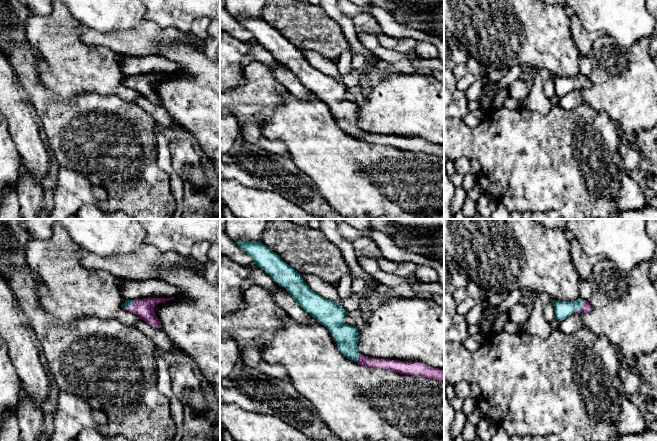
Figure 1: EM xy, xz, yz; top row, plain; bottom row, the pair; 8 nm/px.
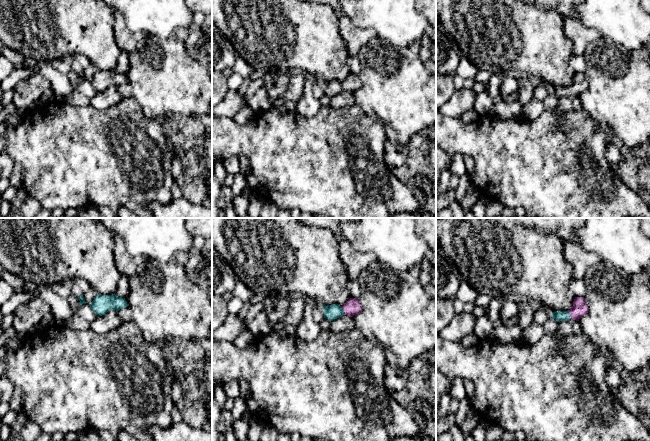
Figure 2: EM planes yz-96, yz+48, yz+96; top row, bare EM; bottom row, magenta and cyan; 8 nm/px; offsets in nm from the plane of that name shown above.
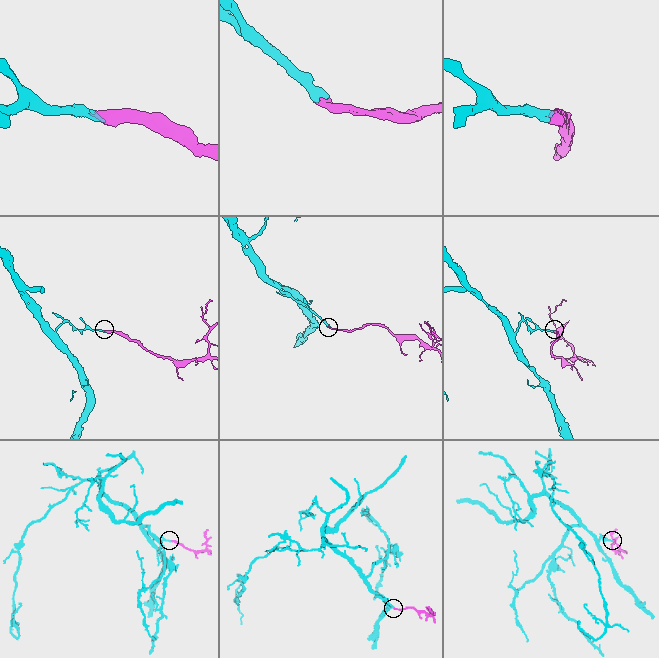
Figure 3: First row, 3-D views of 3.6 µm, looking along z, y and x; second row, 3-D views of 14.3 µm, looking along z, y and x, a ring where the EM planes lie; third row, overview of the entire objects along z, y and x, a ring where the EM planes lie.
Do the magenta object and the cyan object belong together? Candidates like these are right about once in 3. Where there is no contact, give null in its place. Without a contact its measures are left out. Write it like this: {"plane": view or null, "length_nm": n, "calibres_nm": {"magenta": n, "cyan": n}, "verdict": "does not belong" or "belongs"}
{"plane": "yz", "length_nm": 140, "calibres_nm": {"magenta": 70, "cyan": 140}, "verdict": "belongs"}

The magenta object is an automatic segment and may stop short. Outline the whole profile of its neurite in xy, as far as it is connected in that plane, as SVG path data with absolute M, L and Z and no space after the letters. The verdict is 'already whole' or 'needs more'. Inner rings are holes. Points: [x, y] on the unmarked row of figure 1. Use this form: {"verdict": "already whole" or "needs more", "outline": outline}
{"verdict": "needs more", "outline": "M148 73L143 75L125 76L123 84L133 90L136 90L140 95L144 96L152 103L161 104L161 99L153 85L157 80L173 75L175 75L175 73L167 75Z"}

